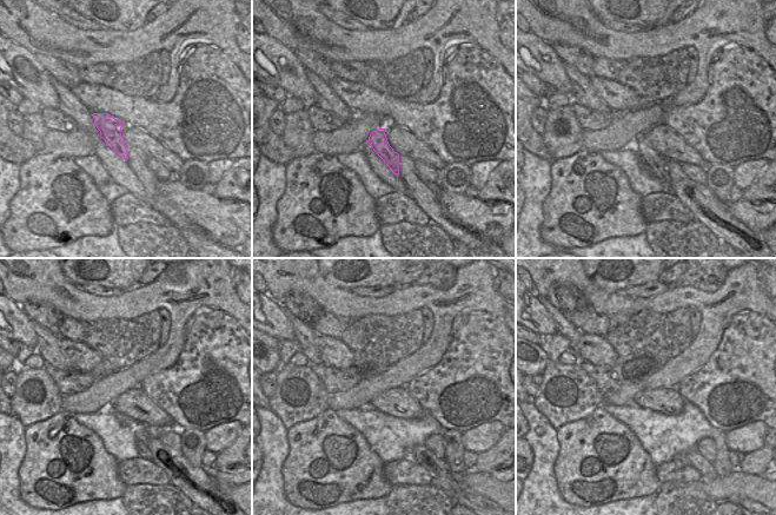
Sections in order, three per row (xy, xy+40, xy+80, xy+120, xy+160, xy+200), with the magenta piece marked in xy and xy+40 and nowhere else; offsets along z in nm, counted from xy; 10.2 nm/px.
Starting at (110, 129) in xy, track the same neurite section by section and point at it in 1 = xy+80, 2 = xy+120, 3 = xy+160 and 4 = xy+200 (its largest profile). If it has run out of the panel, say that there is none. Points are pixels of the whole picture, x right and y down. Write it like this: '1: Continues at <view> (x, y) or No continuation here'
1: Continues at xy+80 (652, 159)
2: Continues at xy+120 (144, 451)
3: Continues at xy+160 (410, 453)
4: Continues at xy+200 (680, 460).

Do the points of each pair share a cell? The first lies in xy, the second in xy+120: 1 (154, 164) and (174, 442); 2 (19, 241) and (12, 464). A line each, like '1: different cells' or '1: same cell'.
1: same cell
2: different cells

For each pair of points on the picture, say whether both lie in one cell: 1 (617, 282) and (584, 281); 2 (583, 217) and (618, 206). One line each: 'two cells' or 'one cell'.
1: two cells
2: one cell

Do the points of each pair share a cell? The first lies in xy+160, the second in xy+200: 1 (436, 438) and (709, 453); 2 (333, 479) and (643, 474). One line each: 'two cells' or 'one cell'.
1: one cell
2: one cell

